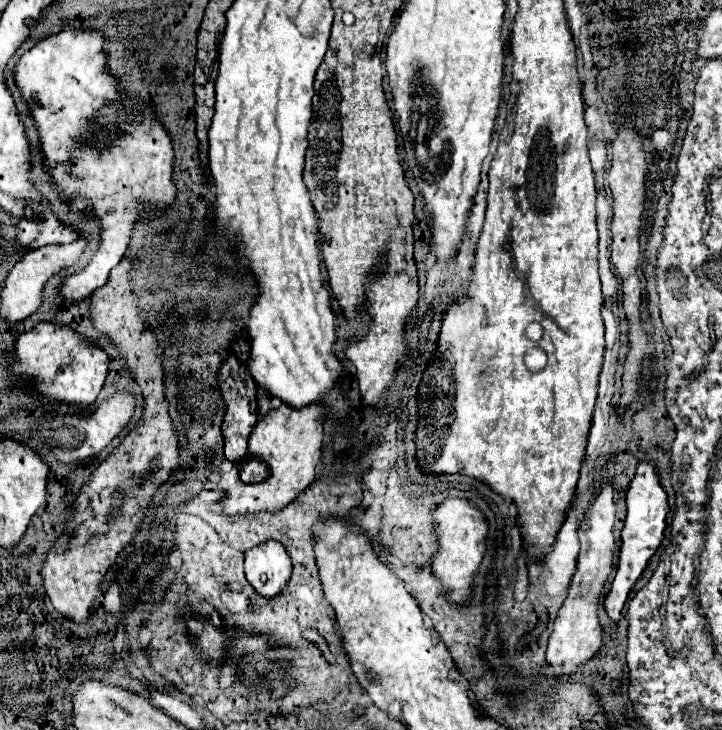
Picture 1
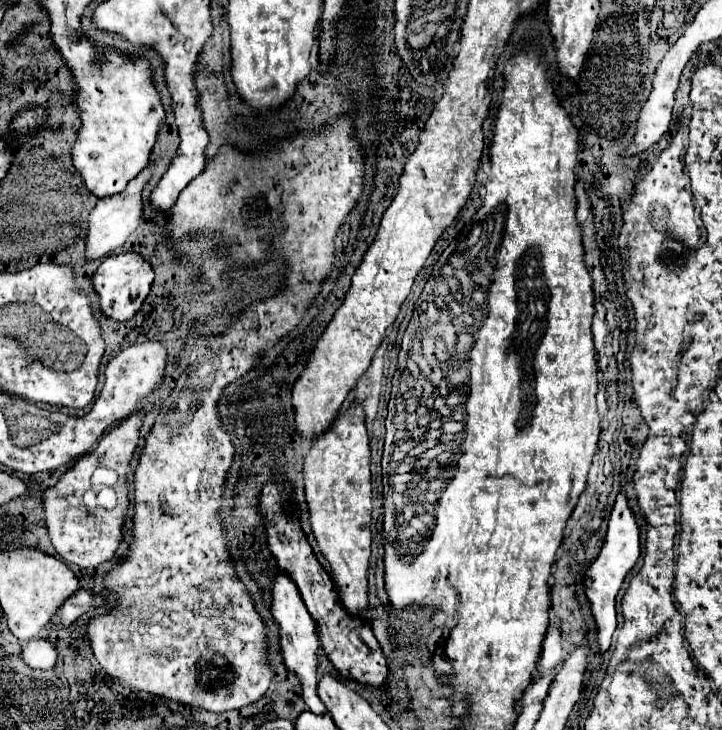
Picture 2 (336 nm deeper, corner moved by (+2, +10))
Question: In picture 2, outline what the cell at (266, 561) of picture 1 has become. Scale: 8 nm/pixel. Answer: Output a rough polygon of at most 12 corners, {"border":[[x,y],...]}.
{"border":[[279,570],[271,614],[283,662],[299,676],[303,700],[327,712],[317,696],[319,642],[295,582]]}

